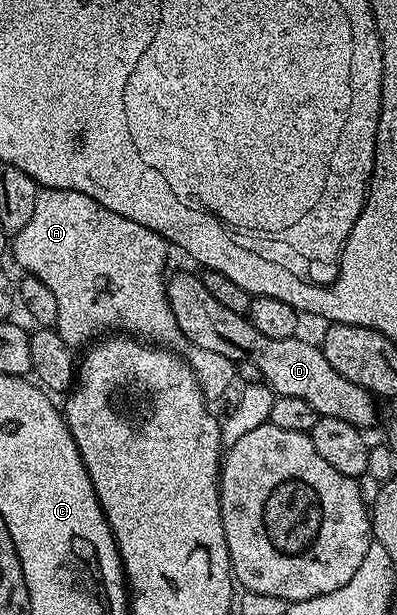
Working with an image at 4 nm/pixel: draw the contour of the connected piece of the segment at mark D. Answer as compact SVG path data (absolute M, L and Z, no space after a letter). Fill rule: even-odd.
M181 271L178 275L168 276L165 292L171 311L175 313L175 321L185 334L186 344L208 349L210 353L229 355L233 351L242 351L244 358L258 366L263 383L272 388L274 396L286 395L297 397L311 405L318 416L339 417L339 421L347 421L362 429L377 419L375 397L367 389L355 385L355 381L347 381L343 373L339 373L331 361L322 353L316 342L308 343L302 337L292 339L276 339L263 337L253 322L244 315L231 313L211 293L207 293L207 285L203 285L200 274L192 275L189 271Z

